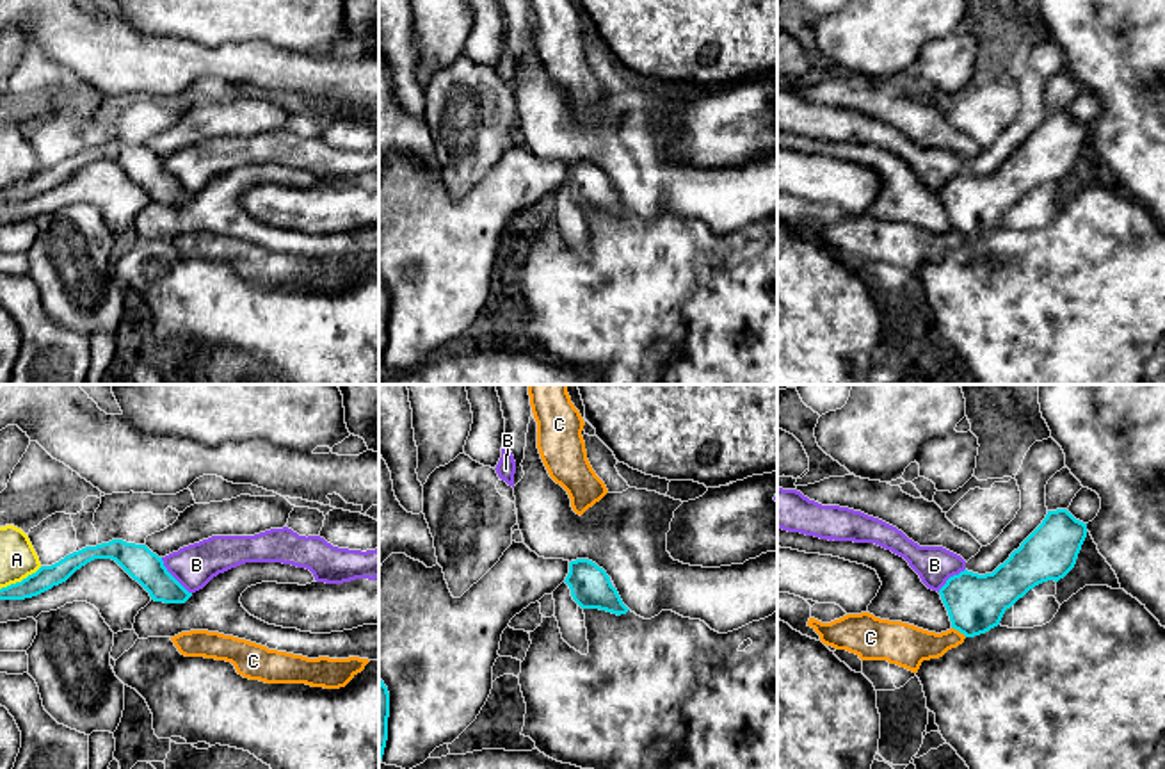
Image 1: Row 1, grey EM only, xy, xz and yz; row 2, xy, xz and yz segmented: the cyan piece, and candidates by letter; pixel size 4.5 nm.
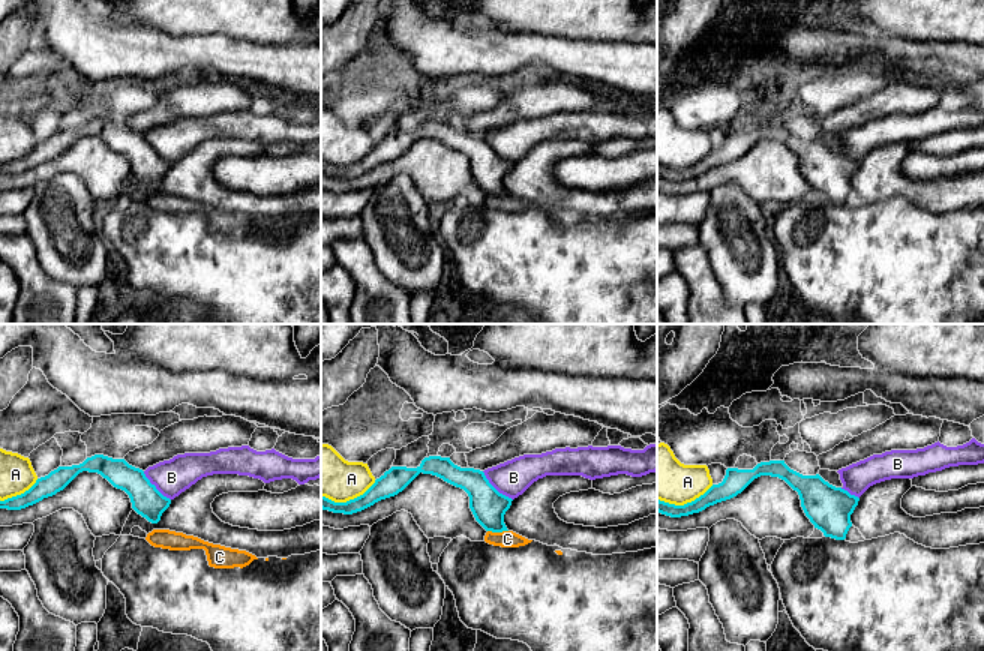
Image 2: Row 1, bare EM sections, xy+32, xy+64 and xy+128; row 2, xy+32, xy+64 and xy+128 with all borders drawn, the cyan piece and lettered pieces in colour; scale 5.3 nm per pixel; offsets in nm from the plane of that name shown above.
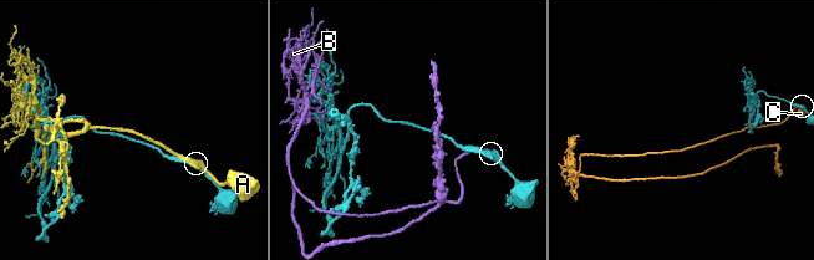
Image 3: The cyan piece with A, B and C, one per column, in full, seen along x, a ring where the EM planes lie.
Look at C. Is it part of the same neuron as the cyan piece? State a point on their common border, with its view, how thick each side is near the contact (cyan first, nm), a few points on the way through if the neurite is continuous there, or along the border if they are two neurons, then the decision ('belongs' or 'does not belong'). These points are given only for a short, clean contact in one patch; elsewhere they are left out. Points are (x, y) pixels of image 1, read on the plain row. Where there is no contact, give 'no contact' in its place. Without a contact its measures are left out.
yz (959, 232) | 260/190 nm | along yz (952, 228), (966, 237) | does not belong

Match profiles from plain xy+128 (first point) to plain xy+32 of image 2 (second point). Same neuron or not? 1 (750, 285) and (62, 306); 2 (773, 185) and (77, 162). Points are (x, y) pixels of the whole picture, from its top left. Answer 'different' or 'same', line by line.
1: different
2: same

